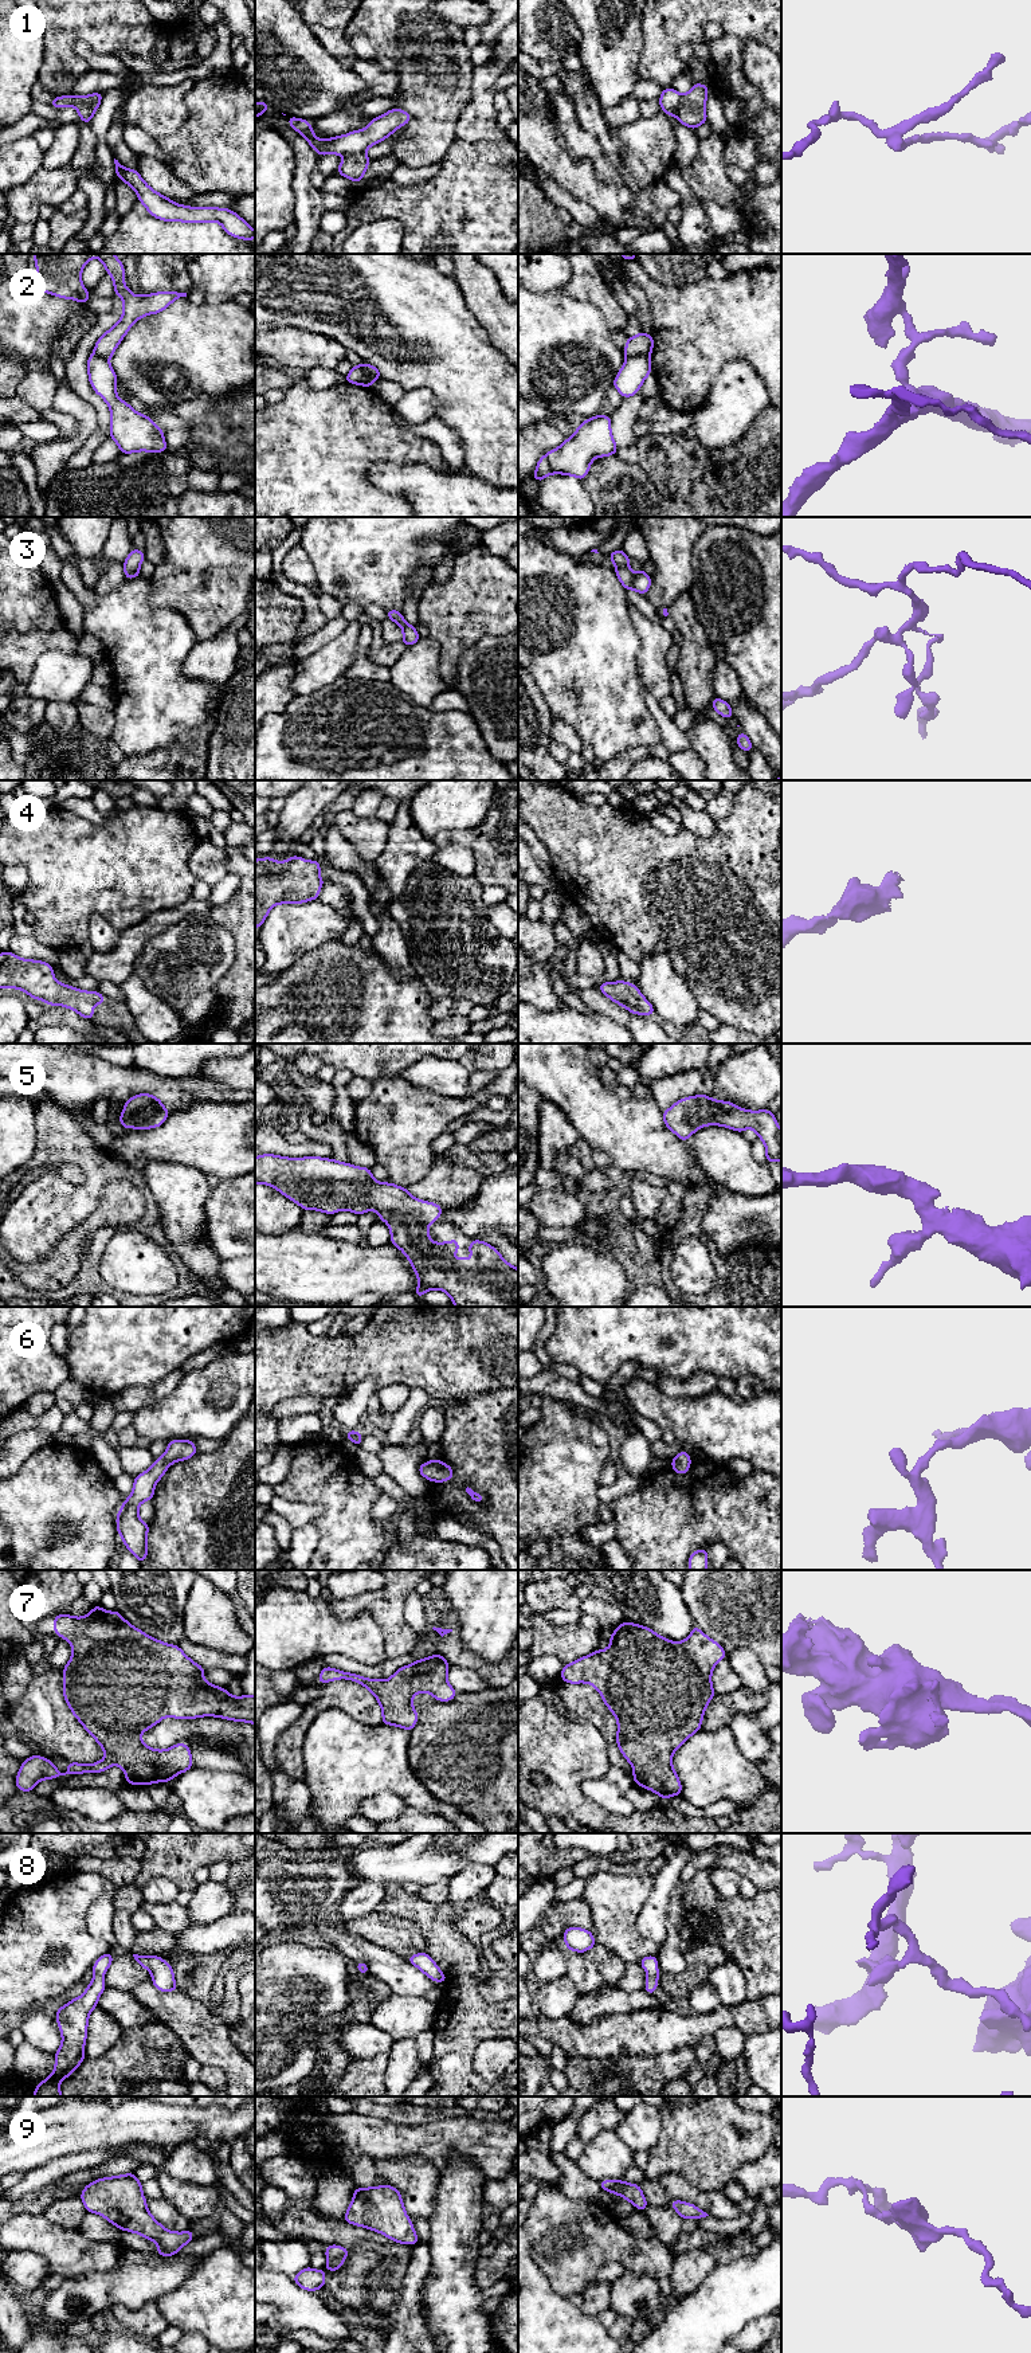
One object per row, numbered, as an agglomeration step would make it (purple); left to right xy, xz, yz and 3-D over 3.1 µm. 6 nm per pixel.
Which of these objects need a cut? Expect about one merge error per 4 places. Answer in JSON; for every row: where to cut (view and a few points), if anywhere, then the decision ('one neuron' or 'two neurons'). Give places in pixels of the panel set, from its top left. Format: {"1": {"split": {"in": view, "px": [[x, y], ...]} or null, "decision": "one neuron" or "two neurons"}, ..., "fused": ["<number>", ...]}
{"1": {"split": {"in": "xz", "px": [[364, 152], [347, 152], [344, 155]]}, "decision": "two neurons"}, "2": {"split": {"in": "yz", "px": [[649, 356], [630, 355], [627, 357]]}, "decision": "two neurons"}, "3": {"split": null, "decision": "one neuron"}, "4": {"split": null, "decision": "one neuron"}, "5": {"split": null, "decision": "one neuron"}, "6": {"split": null, "decision": "one neuron"}, "7": {"split": null, "decision": "one neuron"}, "8": {"split": null, "decision": "one neuron"}, "9": {"split": null, "decision": "one neuron"}, "fused": ["1", "2"]}

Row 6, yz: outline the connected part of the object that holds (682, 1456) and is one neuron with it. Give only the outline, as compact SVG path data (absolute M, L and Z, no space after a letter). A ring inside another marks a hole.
M681 1450L671 1460L671 1467L678 1475L685 1475L691 1465L690 1453Z

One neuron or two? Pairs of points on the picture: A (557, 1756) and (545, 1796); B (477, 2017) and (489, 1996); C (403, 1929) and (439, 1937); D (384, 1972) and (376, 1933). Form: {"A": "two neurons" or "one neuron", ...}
{"A": "one neuron", "B": "two neurons", "C": "two neurons", "D": "two neurons"}

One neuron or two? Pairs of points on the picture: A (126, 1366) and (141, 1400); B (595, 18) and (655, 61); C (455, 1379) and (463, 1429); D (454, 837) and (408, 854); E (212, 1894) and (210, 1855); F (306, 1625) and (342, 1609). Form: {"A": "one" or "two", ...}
{"A": "two", "B": "two", "C": "two", "D": "two", "E": "two", "F": "two"}

